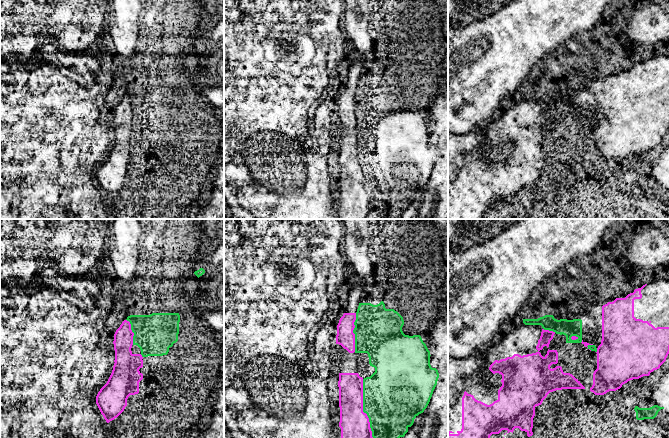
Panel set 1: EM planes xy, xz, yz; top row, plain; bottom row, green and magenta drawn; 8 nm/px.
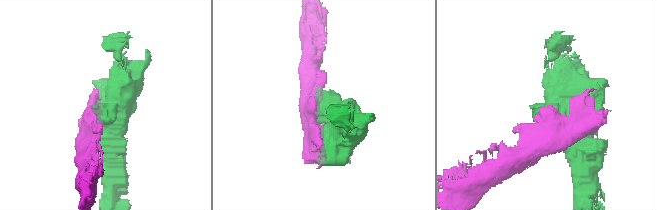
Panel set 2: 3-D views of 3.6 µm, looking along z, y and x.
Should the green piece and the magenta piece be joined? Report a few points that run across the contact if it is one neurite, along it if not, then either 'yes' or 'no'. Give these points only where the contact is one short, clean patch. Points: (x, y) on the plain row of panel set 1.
no

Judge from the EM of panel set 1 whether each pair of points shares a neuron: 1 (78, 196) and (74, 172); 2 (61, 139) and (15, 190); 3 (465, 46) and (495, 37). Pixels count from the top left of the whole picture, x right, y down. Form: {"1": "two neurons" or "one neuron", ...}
{"1": "two neurons", "2": "two neurons", "3": "two neurons"}

